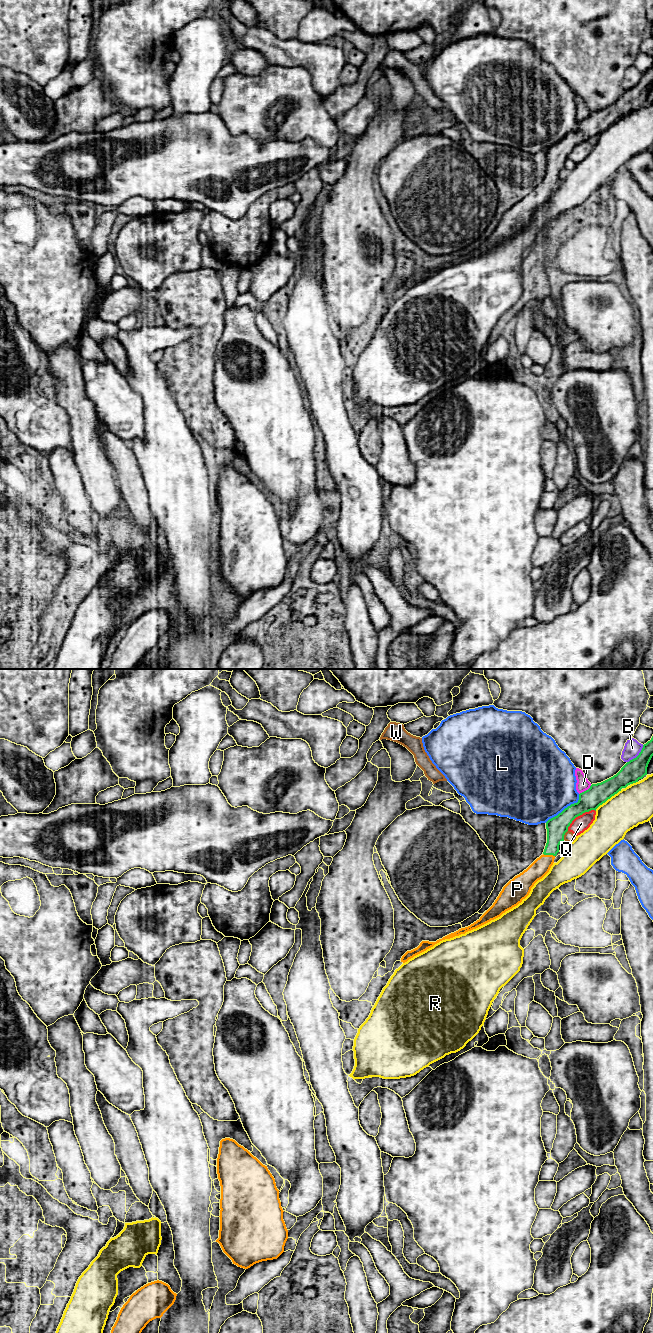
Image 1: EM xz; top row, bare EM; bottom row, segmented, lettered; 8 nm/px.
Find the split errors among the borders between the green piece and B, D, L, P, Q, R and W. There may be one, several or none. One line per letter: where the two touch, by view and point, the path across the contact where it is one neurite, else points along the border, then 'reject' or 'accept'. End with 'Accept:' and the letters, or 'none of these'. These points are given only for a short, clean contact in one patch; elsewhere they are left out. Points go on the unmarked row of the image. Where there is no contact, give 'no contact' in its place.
B: meets green in xz at (638, 83); reject
D: meets green in xz at (586, 118); border along xz (591, 113), (579, 122); reject
L: meets green in xz at (565, 136); reject
P: meets green in xz at (549, 182); runs through xz (557, 154), (549, 182), (540, 195); accept
Q: meets green in xz at (579, 143); reject
R: meets green in xz at (608, 126); reject
W: meets green in xz at (564, 162); border along xz (567, 158), (563, 167); reject
Accept: P

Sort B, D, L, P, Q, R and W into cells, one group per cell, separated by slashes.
B / D / L / P / Q / R / W

